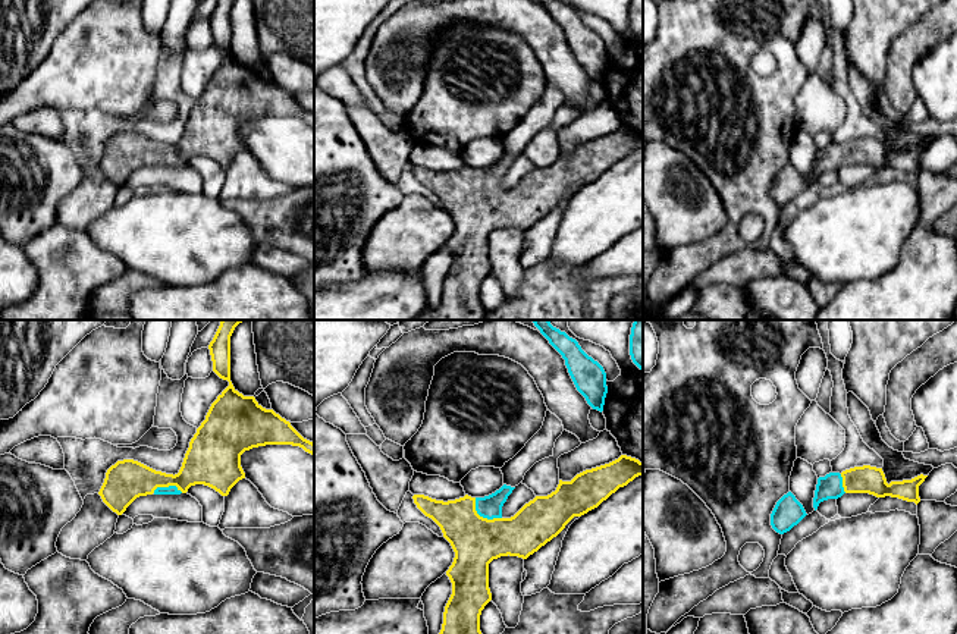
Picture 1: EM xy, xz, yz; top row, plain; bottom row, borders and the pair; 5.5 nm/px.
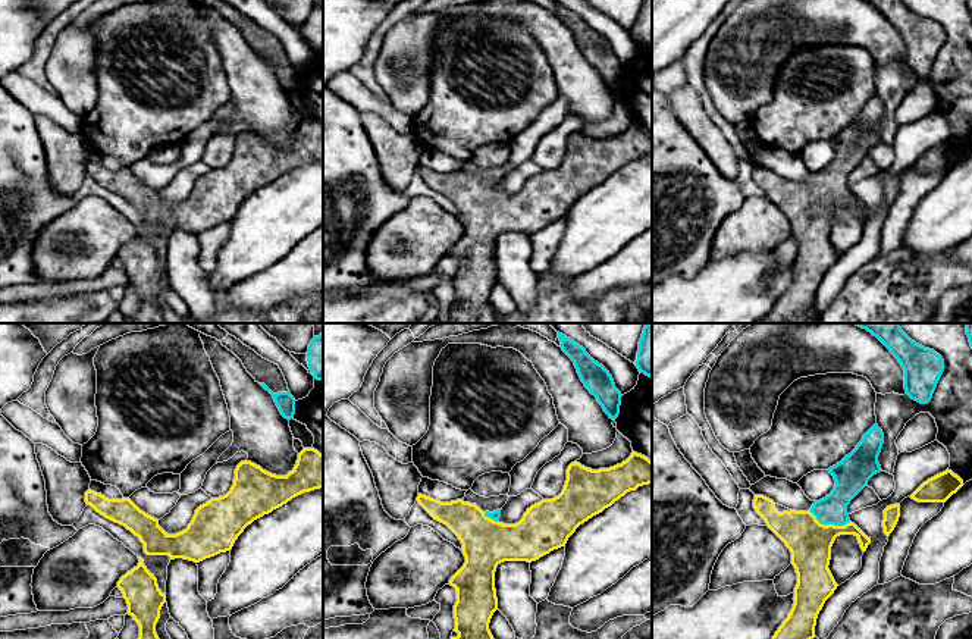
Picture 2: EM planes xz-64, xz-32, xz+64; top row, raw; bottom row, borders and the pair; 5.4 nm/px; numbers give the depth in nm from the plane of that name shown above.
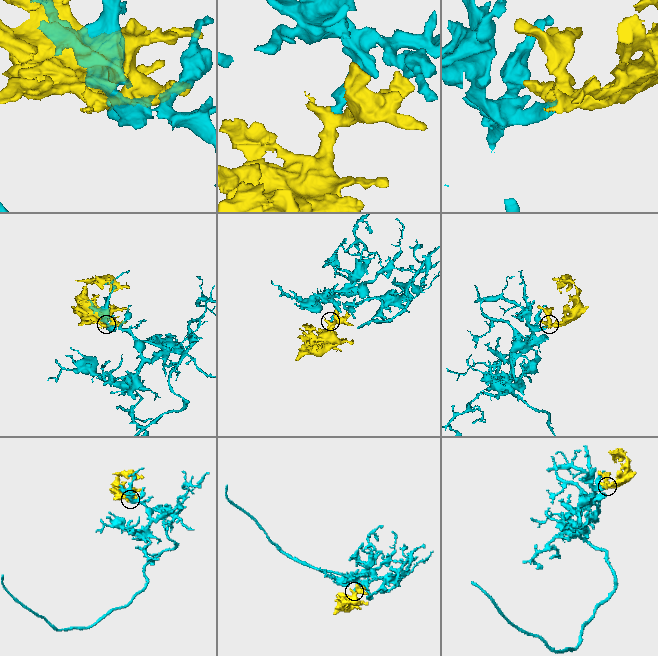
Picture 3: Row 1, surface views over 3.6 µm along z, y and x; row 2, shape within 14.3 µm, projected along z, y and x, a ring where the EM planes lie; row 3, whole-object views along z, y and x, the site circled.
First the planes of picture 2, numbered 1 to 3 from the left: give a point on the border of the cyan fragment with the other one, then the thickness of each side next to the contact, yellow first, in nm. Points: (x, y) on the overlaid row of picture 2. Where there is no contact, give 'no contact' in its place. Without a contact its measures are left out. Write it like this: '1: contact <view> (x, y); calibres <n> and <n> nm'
1: no contact
2: contact xz-32 (491, 519); calibres 260 and 50 nm
3: contact xz+64 (830, 525); calibres 240 and 160 nm

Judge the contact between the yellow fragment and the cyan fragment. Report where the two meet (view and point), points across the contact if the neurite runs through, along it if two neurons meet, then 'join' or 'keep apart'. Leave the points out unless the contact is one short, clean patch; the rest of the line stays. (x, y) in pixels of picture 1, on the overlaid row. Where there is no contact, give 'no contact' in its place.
xz (482, 517) | across xz (476, 540), (476, 523), (482, 517), (489, 507) | join

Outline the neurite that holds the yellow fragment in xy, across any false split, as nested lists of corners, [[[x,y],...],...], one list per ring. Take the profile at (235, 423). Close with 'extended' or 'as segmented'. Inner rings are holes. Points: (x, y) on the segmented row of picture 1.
[[[222,320],[208,345],[213,371],[229,386],[211,404],[205,420],[189,442],[178,474],[156,471],[138,461],[123,459],[112,465],[98,492],[117,515],[139,496],[181,495],[191,486],[204,484],[222,496],[245,473],[241,455],[266,445],[292,445],[314,455],[314,443],[304,439],[289,421],[263,408],[254,396],[244,396],[230,382],[230,336],[245,320]]] | extended

